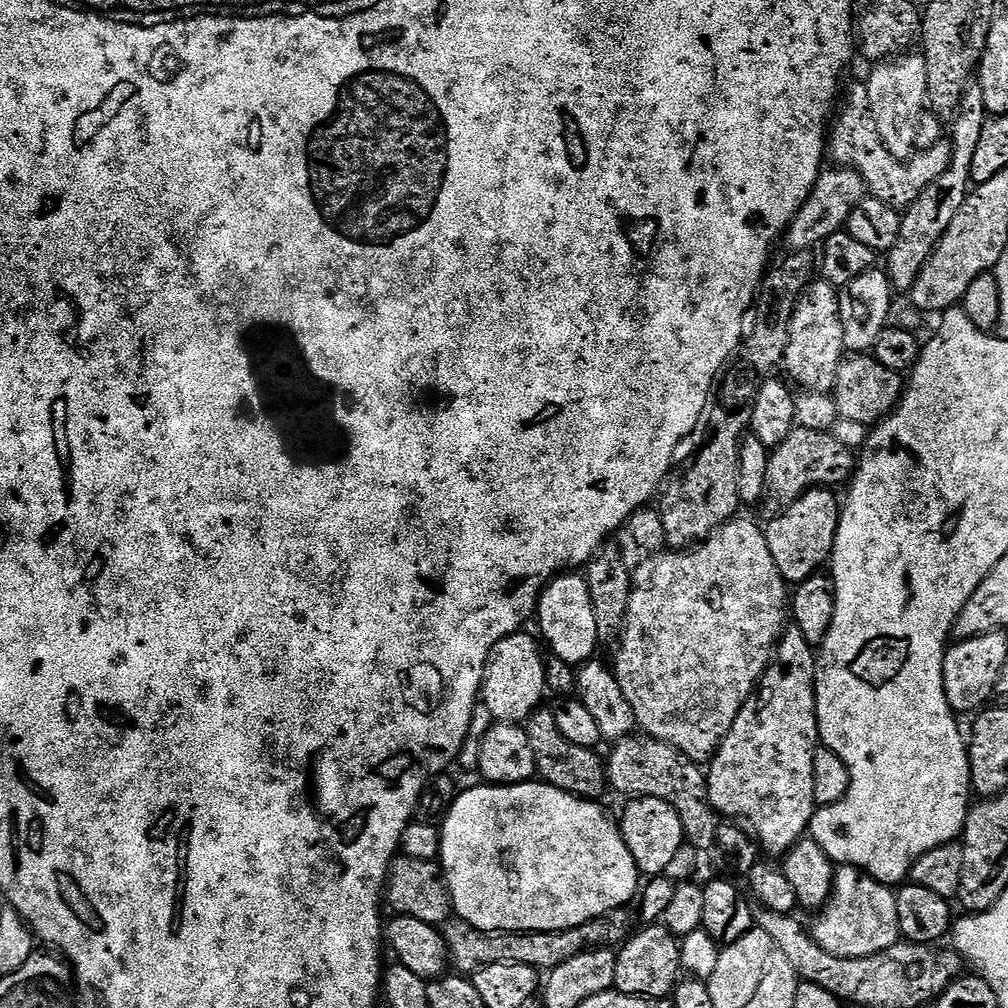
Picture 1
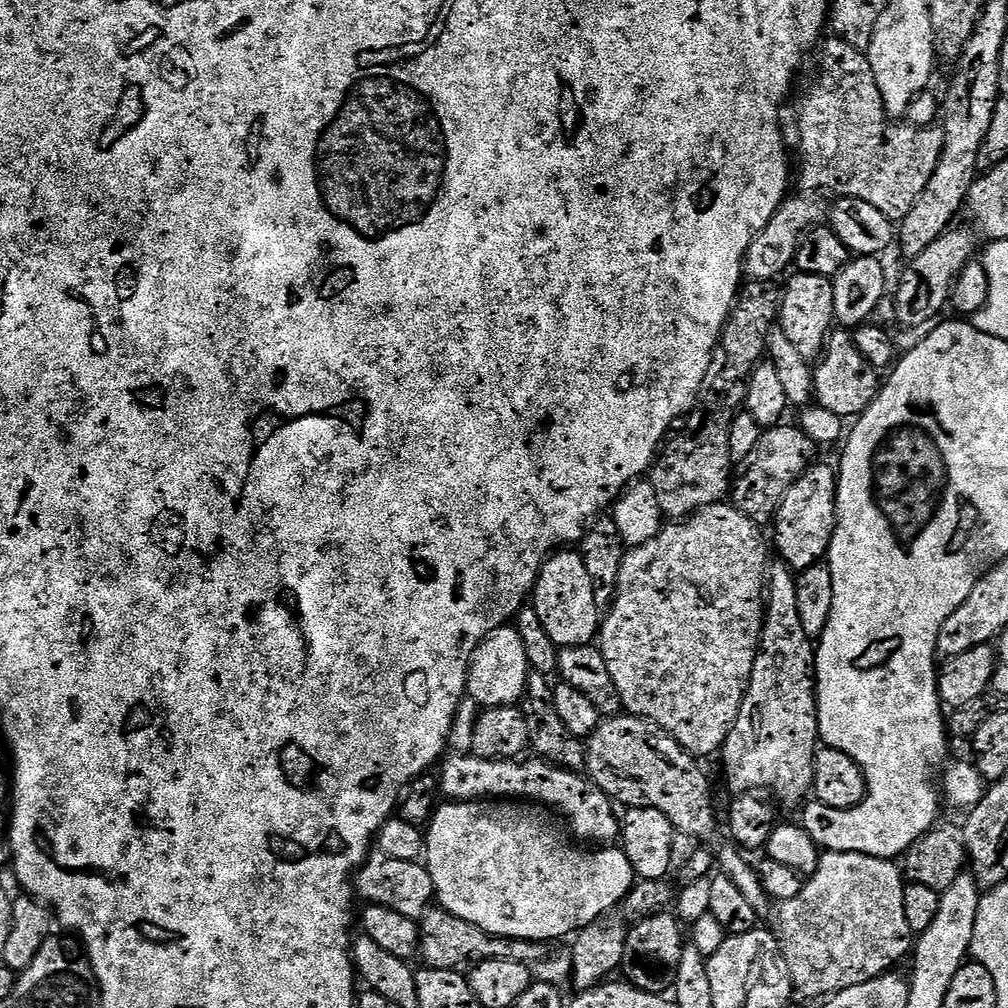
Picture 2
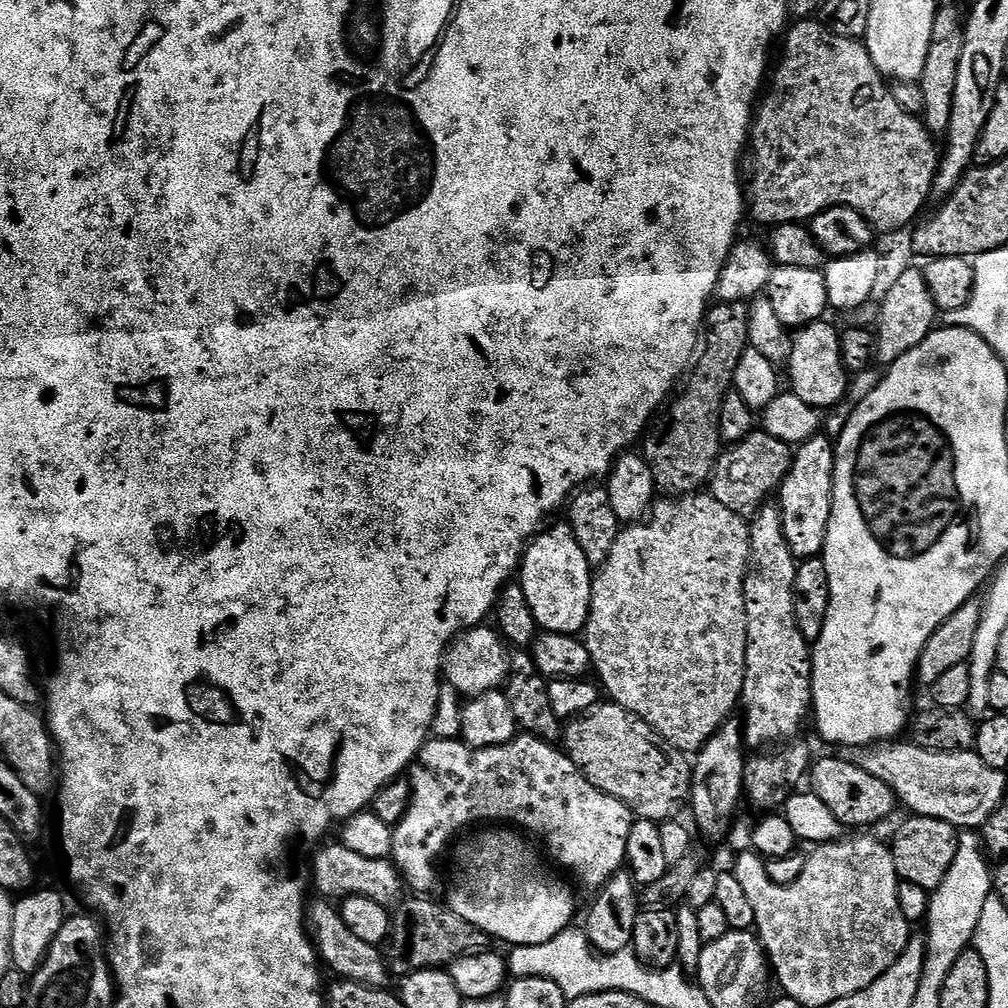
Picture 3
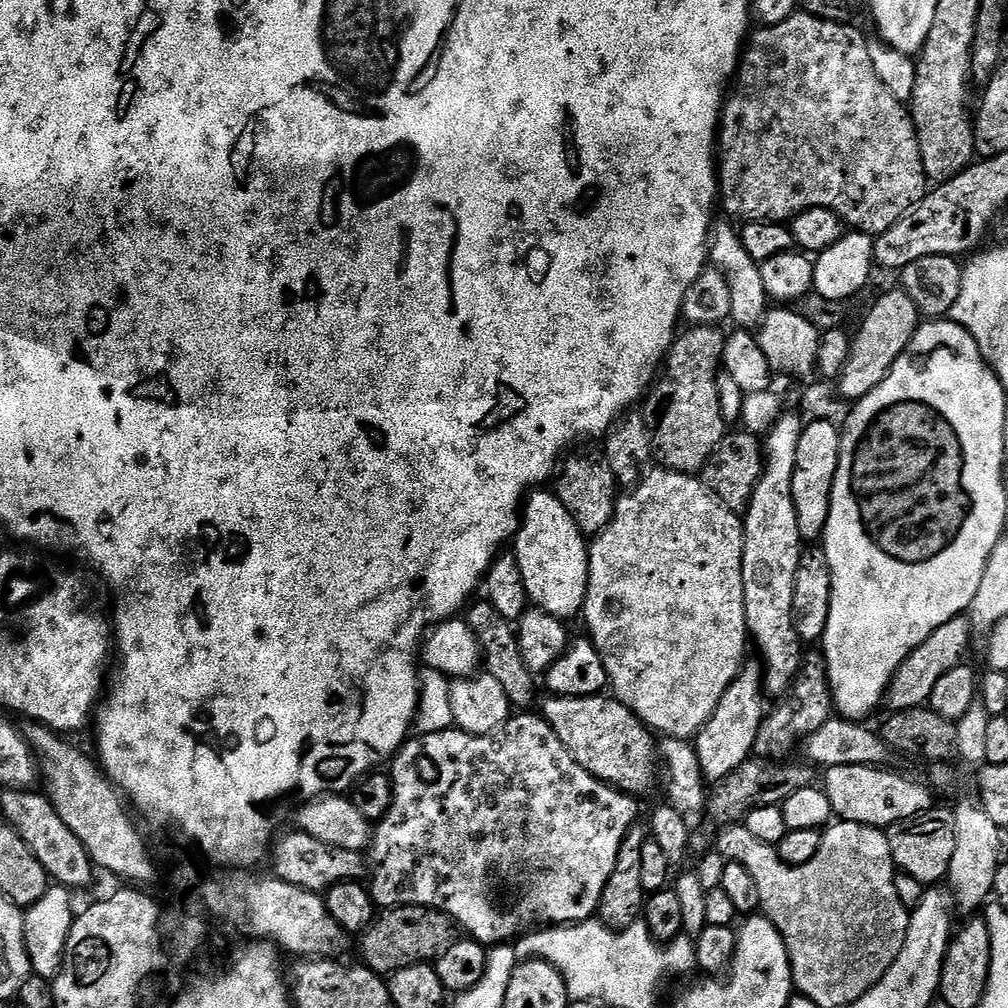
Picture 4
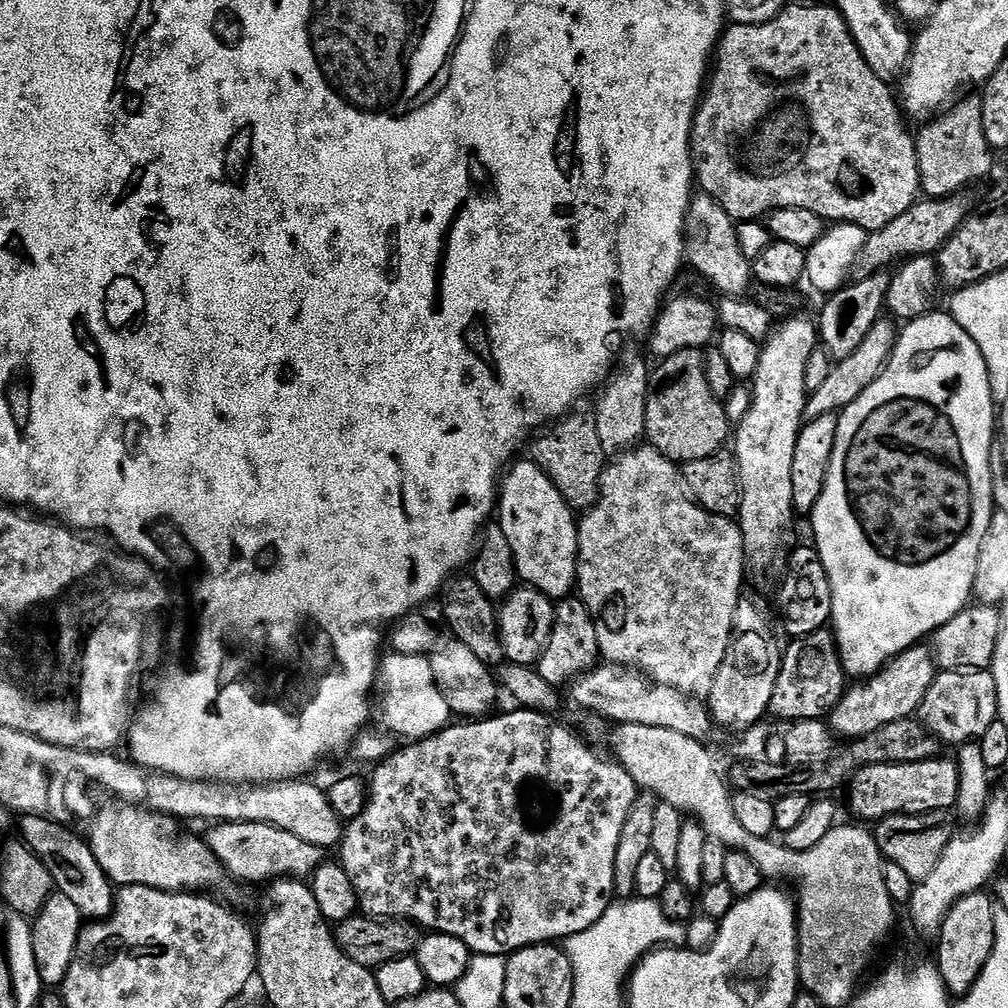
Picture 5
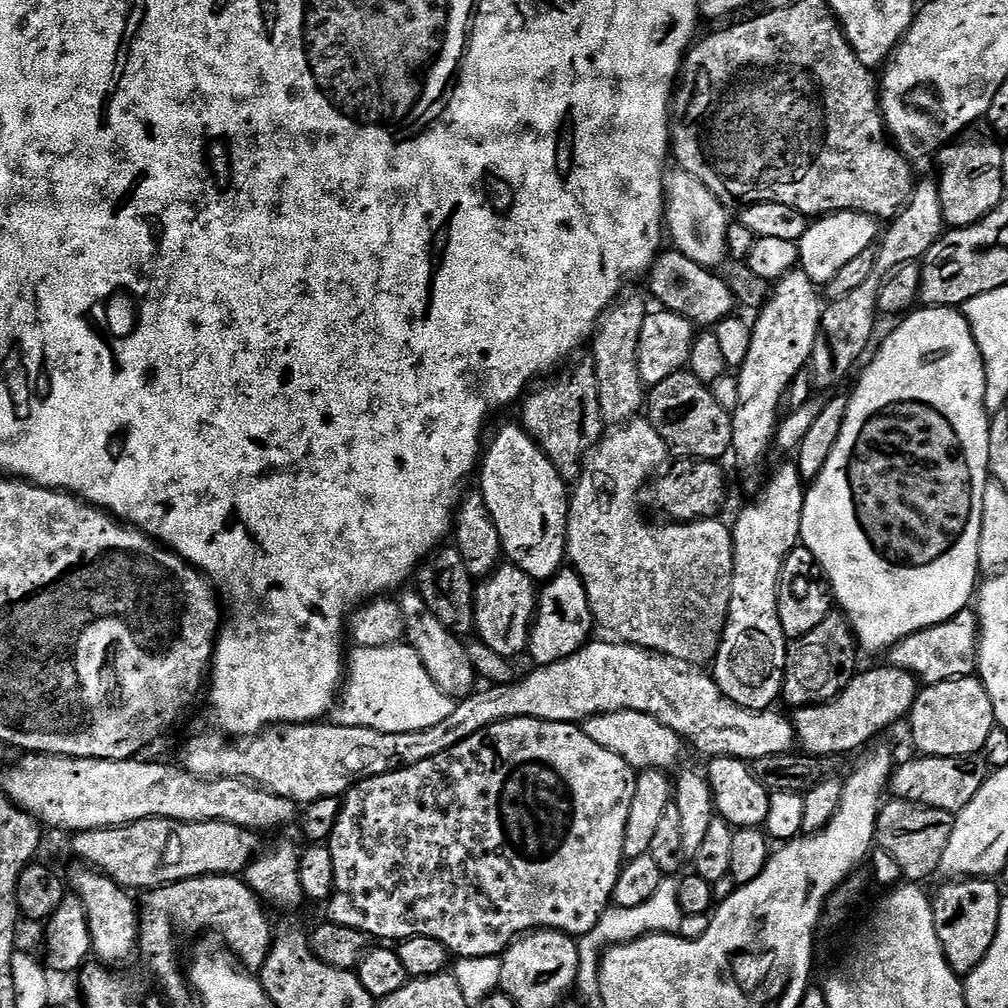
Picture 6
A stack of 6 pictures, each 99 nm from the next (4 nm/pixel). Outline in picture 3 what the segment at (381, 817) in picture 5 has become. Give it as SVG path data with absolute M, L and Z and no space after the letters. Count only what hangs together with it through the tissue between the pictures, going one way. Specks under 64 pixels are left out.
M527 734L517 735L515 740L506 742L502 746L494 746L493 748L472 748L465 744L463 740L457 738L455 740L437 740L429 739L421 750L415 764L410 769L410 783L412 787L412 796L408 804L405 816L401 818L399 824L395 825L392 833L392 855L390 857L393 864L400 871L400 877L404 879L405 885L409 889L412 888L416 894L432 894L436 888L436 863L444 856L444 851L448 848L448 843L455 838L459 832L467 830L471 824L480 824L476 826L515 826L517 829L523 830L529 837L538 839L544 843L543 851L553 856L558 863L564 868L572 868L572 872L576 875L575 883L577 885L585 884L591 890L598 890L602 885L611 879L616 872L621 871L625 867L628 858L628 839L630 838L630 830L634 823L633 813L629 812L628 807L618 798L614 798L610 794L604 793L600 789L596 789L590 781L587 780L580 772L578 766L574 764L568 753L556 749L555 743L543 740L537 736Z

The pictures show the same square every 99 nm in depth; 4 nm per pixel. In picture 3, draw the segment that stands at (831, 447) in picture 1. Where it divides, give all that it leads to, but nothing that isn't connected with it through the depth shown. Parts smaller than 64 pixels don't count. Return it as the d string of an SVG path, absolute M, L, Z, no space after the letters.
M753 430L745 440L731 445L716 457L716 464L710 473L710 494L722 502L726 510L734 510L734 514L751 518L764 507L771 497L768 495L779 489L790 470L793 455L793 449L786 442L774 438L769 432Z

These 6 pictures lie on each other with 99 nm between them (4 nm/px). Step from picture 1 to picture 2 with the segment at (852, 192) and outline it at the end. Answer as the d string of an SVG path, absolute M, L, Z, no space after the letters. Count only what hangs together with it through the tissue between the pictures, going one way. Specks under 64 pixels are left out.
M792 194L785 199L774 218L770 218L766 226L762 226L762 230L752 239L746 250L744 272L749 281L772 282L777 279L775 276L783 277L793 267L801 236L811 228L821 227L827 221L830 204L824 200L827 199L820 194Z

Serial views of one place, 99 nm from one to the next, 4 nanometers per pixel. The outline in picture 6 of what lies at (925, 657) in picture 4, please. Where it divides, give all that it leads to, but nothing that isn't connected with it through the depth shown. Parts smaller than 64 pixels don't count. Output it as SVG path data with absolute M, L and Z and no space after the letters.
M883 667L857 671L846 690L825 704L795 709L796 739L807 755L835 758L843 752L867 749L879 732L886 731L891 724L898 723L903 716L905 719L911 713L918 691L916 677L901 668Z

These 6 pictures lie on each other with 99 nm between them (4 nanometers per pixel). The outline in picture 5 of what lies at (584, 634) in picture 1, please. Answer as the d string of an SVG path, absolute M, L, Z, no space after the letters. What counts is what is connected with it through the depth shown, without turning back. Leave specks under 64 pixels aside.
M517 459L503 473L498 485L498 522L502 526L502 534L506 534L506 539L510 541L510 550L514 550L517 577L527 587L537 588L555 602L571 597L577 587L578 520L573 508L565 502L562 494L558 494L558 486L554 486L549 476L537 466L535 459L527 459Z

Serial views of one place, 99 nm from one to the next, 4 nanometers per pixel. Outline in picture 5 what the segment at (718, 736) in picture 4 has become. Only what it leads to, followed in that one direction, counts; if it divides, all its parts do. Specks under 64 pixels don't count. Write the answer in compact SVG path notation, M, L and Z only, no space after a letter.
M748 598L741 599L740 605L736 607L732 641L726 650L726 658L722 658L722 666L718 666L714 686L706 697L706 707L713 721L717 725L725 724L726 727L737 728L737 730L752 728L754 725L761 723L768 716L770 697L774 695L774 686L778 682L781 659L782 644L776 641L776 632L772 629L772 624L768 621L763 606L755 604Z

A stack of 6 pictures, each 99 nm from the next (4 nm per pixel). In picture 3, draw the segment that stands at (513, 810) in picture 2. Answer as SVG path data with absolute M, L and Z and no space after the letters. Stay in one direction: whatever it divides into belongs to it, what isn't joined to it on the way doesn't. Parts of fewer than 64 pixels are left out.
M492 826L477 832L480 833L469 844L456 852L460 865L452 876L452 889L446 897L454 914L478 926L488 937L505 940L508 946L550 942L550 938L569 928L576 912L573 885L544 869L541 853L532 849L533 841L508 826Z

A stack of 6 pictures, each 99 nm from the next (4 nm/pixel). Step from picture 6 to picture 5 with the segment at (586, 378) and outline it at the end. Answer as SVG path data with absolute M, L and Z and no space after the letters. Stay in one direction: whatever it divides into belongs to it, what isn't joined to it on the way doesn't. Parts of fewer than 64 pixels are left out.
M573 410L547 425L535 440L531 445L531 455L537 466L554 482L554 486L558 486L558 494L562 494L573 510L593 508L600 499L600 479L606 467L595 419L591 415L583 416L580 410Z

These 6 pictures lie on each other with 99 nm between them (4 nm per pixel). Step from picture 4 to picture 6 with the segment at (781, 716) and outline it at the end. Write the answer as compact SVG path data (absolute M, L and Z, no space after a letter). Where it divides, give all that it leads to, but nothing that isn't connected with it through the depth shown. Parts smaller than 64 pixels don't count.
M839 610L828 613L810 634L791 641L786 654L786 670L784 671L783 703L788 703L792 710L809 708L811 704L825 704L832 700L852 680L858 671L856 665L858 645L856 635L852 632L852 624L847 616Z

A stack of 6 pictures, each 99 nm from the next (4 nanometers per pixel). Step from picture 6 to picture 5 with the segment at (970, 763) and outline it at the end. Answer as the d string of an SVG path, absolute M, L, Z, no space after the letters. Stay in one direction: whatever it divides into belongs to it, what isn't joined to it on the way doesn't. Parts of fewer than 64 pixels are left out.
M937 758L909 764L868 765L861 769L847 785L848 804L856 816L879 822L888 816L913 816L923 812L948 812L956 808L960 794L960 766L955 759Z

